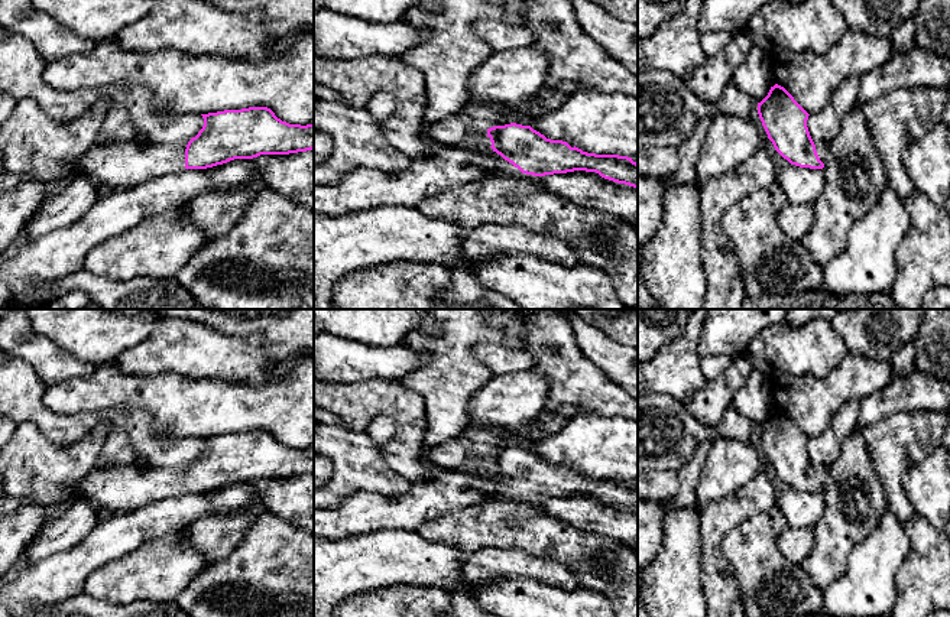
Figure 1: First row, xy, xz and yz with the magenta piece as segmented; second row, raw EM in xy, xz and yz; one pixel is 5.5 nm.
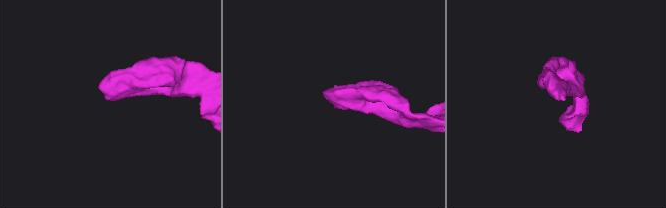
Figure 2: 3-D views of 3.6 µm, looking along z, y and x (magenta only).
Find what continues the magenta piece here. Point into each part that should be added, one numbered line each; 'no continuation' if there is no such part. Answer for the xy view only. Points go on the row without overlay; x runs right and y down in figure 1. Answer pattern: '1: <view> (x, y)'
1: xy (119, 489)

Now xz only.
1: xz (448, 490)

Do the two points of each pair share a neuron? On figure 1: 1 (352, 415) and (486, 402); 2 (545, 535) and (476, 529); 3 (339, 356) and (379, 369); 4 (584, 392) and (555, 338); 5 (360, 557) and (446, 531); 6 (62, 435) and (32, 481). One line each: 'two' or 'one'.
1: two
2: one
3: one
4: one
5: two
6: two

